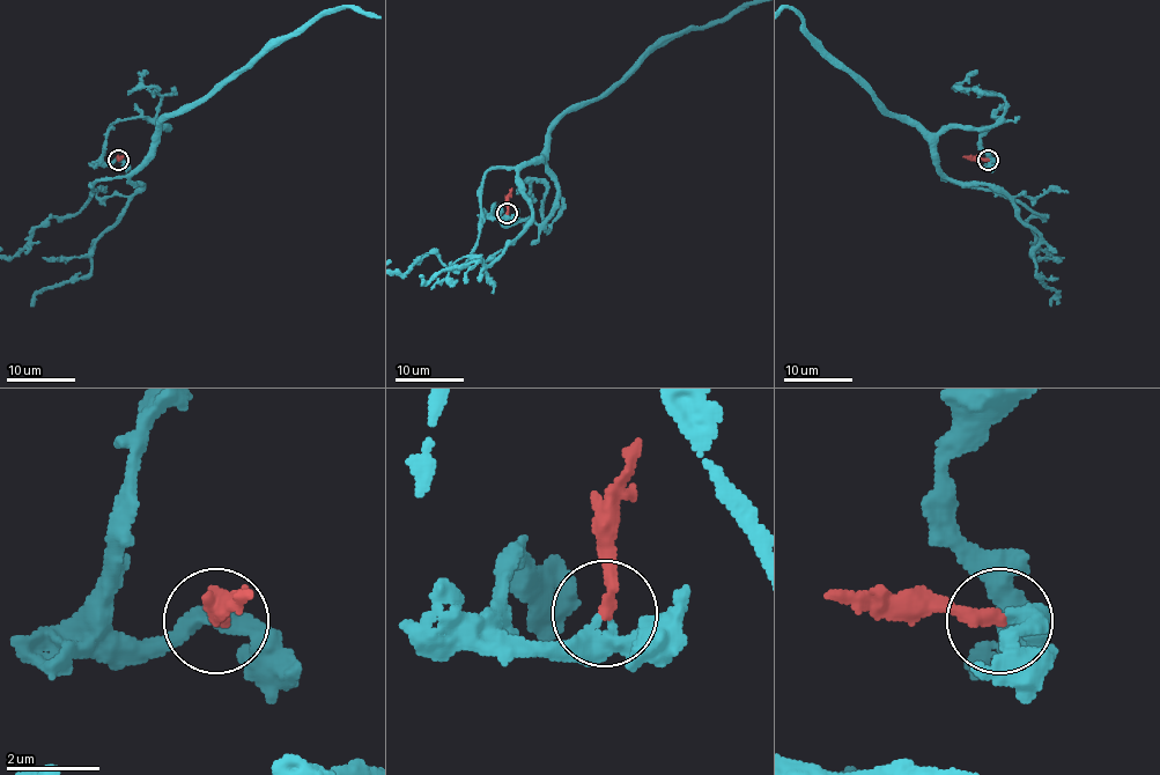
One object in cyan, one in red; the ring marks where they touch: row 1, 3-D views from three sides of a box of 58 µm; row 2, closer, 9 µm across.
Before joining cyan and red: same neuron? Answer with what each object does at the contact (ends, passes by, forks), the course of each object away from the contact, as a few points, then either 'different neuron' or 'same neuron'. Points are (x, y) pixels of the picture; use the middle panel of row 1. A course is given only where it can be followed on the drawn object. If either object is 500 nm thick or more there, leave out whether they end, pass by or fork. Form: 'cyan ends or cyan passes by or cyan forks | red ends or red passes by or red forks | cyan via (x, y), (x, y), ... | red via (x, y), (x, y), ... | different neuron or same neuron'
cyan passes by | red ends | cyan via (507, 214), (494, 205), (503, 226), (549, 214), (548, 132), (568, 111), (675, 36) | red via (507, 214), (512, 189) | same neuron

